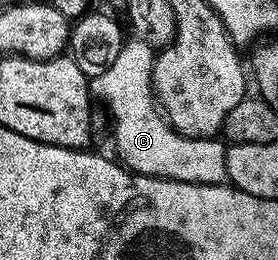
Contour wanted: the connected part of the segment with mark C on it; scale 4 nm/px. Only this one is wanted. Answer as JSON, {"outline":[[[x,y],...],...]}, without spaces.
{"outline":[[[131,39],[124,44],[113,65],[89,81],[92,94],[104,101],[107,113],[113,118],[118,160],[132,173],[146,177],[164,177],[170,181],[202,185],[224,184],[227,181],[224,142],[206,137],[186,137],[175,132],[163,116],[155,100],[155,90],[151,88],[153,62],[155,53],[151,46]]]}

